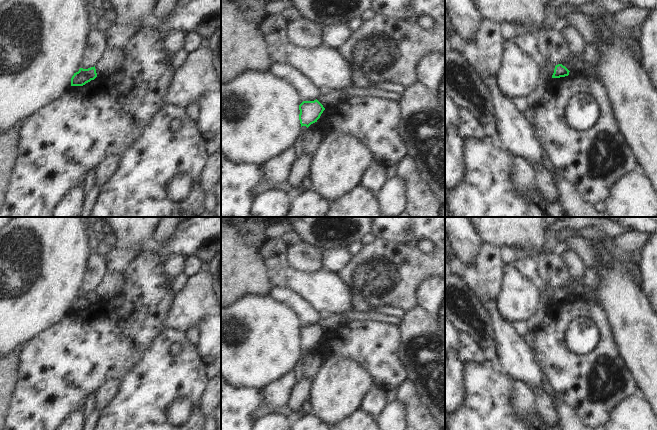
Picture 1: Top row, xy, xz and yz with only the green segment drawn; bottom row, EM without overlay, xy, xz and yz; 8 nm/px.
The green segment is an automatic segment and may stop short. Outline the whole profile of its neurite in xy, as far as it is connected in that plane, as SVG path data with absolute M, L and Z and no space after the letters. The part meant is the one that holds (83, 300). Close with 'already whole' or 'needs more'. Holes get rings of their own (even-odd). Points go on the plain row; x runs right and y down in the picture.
M95 290L88 293L80 292L71 302L71 310L83 310L91 304L94 304L96 301L97 297Z; already whole

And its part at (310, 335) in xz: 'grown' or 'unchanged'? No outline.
unchanged

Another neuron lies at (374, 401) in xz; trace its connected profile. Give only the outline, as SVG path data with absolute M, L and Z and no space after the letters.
M372 385L365 394L359 409L377 418L387 404L386 393L385 390Z

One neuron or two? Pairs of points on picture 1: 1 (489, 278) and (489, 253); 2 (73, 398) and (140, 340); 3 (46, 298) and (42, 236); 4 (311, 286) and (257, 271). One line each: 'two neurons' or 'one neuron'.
1: one neuron
2: one neuron
3: one neuron
4: two neurons

